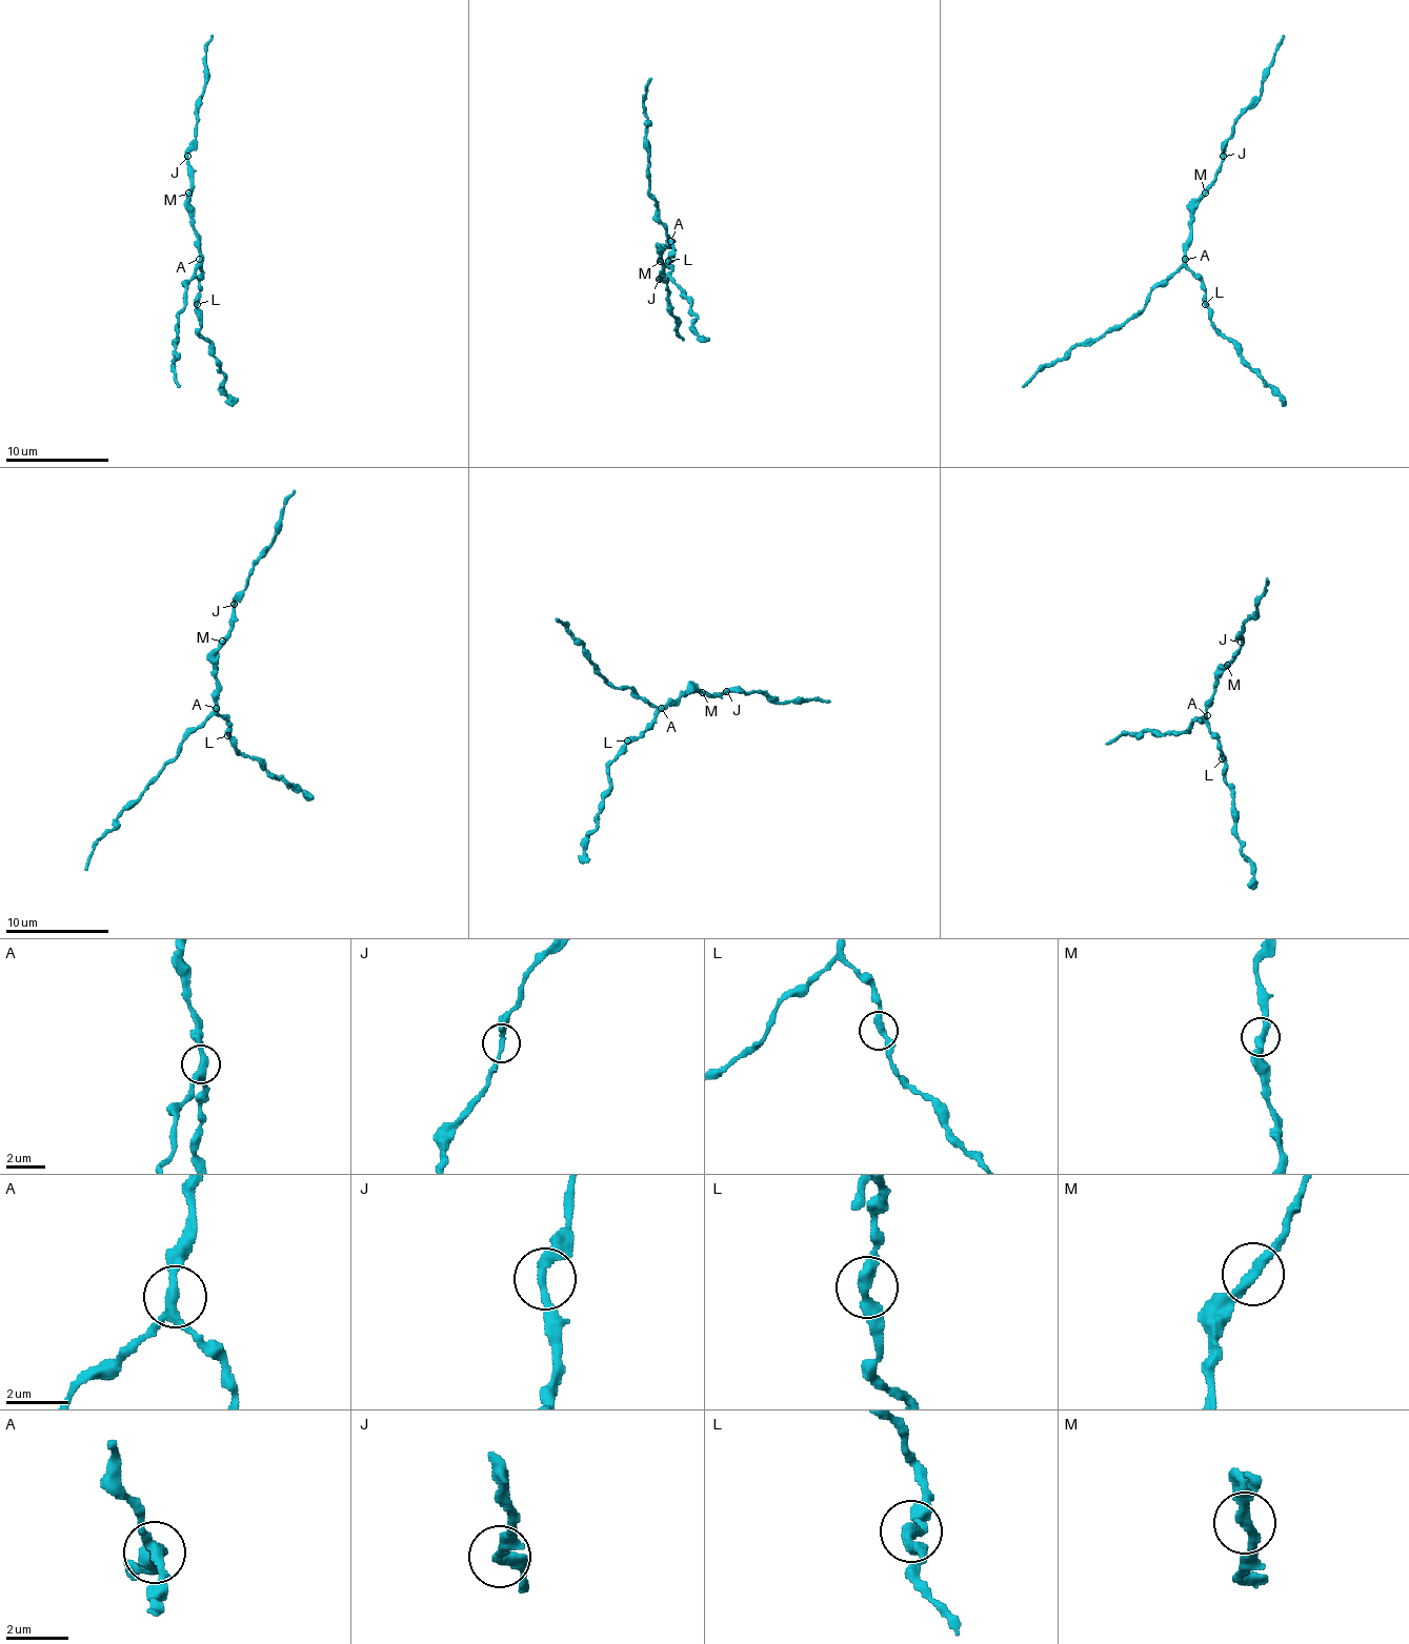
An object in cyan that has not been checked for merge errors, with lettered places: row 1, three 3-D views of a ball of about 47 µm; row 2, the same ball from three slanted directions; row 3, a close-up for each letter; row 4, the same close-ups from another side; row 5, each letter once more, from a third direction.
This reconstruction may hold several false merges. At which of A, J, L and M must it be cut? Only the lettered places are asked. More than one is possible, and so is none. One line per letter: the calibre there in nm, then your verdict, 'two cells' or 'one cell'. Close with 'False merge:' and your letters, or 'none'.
A: 280 nm | one cell
J: 280 nm | one cell
L: 360 nm | one cell
M: 320 nm | one cell
False merge: none

